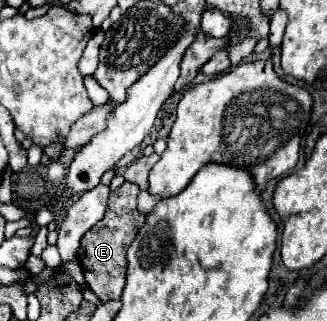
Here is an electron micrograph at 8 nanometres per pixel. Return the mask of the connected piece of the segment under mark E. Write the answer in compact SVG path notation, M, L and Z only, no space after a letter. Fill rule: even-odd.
M124 182L120 188L110 192L104 218L96 226L92 226L82 238L78 250L78 262L84 270L88 288L100 300L118 300L122 296L126 284L126 250L146 220L136 208L136 196L138 196L138 186L130 182Z

